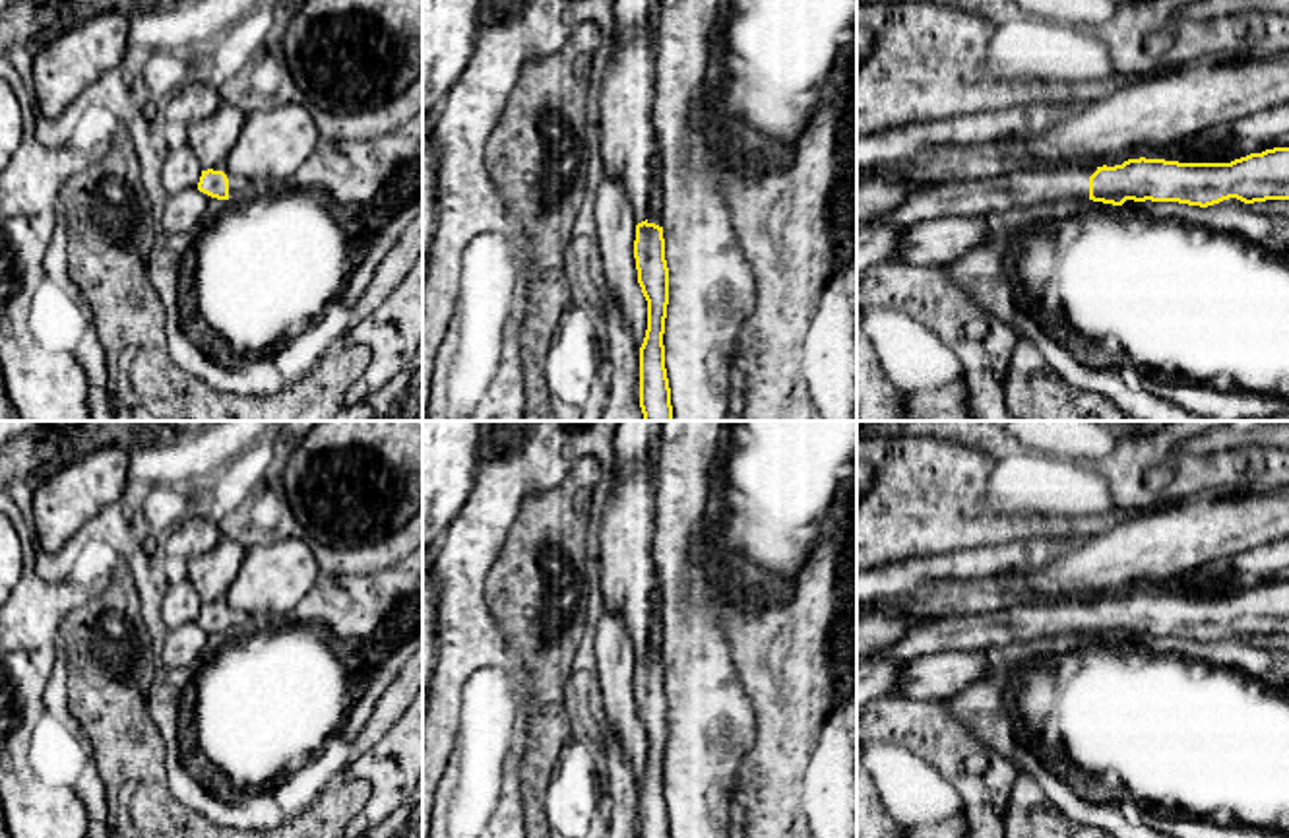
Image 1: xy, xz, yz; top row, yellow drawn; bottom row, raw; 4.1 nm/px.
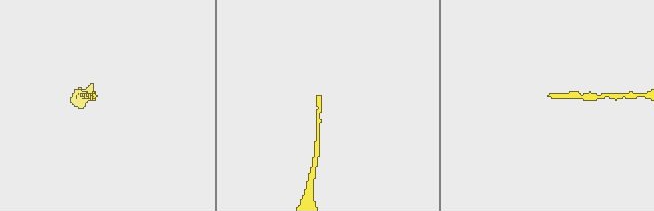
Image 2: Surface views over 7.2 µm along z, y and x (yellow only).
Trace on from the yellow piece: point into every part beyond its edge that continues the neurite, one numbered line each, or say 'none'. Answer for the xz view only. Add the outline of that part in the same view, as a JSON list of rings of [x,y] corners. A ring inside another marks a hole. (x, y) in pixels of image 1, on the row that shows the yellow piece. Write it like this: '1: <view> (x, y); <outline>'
1: xz (656, 208); [[[657,144],[657,155],[655,155],[655,186],[651,192],[651,204],[649,204],[649,213],[647,213],[647,223],[655,223],[663,227],[663,186],[661,186],[661,153],[659,153],[659,144]]]

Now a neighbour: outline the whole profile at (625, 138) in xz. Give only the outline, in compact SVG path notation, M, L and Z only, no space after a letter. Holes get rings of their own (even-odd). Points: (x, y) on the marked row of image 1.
M645 23L628 43L613 39L599 93L595 153L603 171L620 182L636 223L647 219L655 186L657 138L655 103L655 25Z

